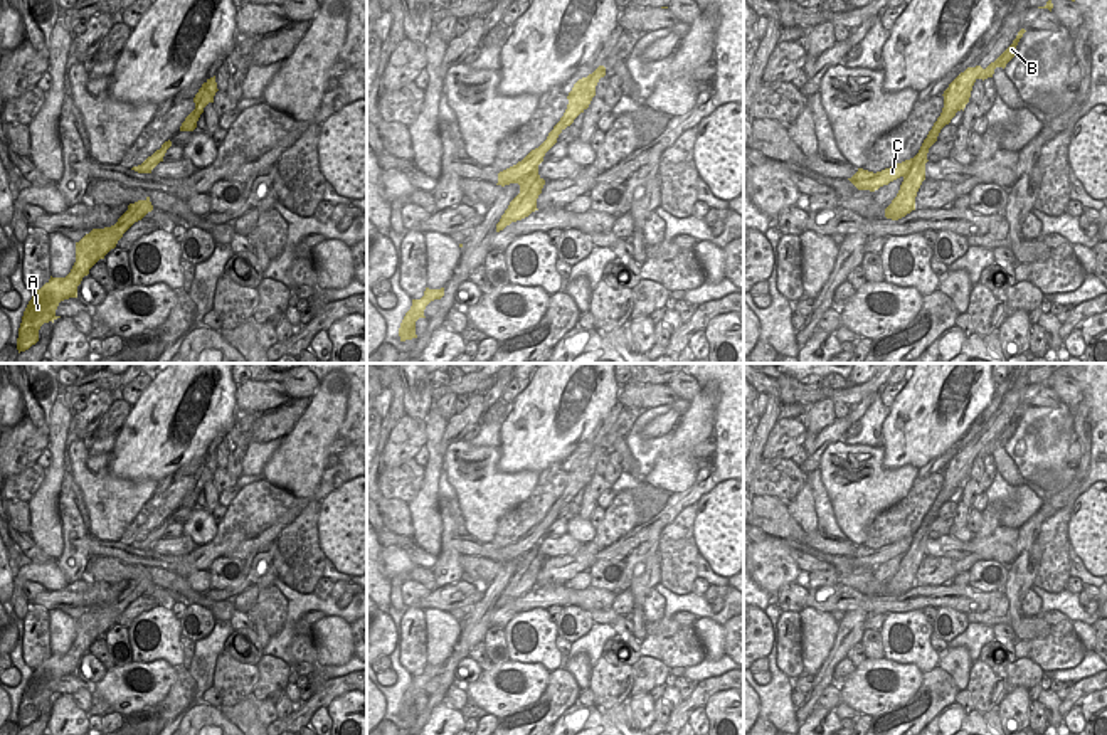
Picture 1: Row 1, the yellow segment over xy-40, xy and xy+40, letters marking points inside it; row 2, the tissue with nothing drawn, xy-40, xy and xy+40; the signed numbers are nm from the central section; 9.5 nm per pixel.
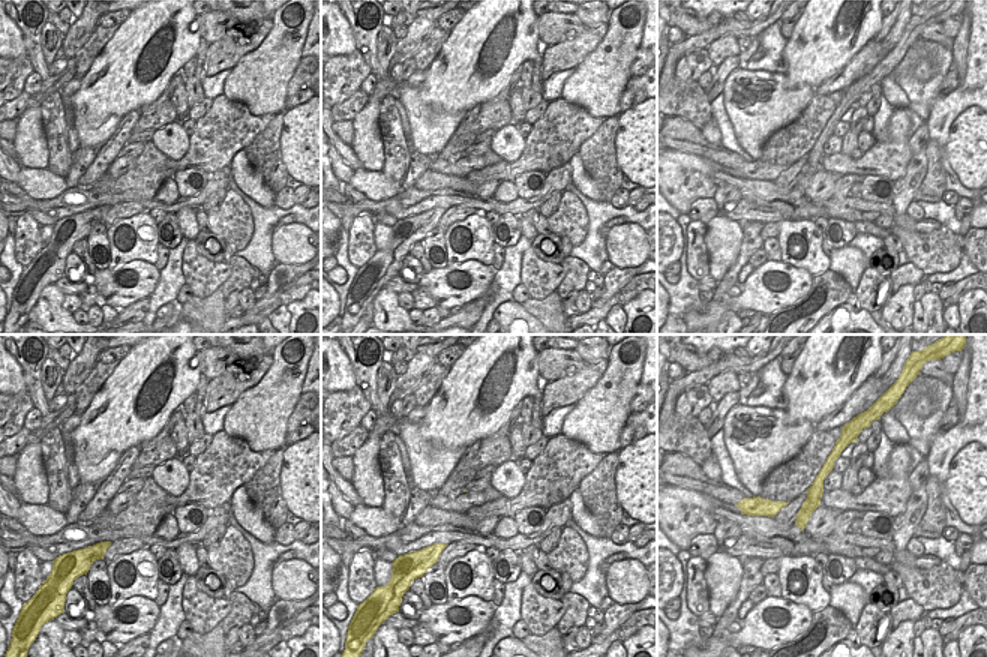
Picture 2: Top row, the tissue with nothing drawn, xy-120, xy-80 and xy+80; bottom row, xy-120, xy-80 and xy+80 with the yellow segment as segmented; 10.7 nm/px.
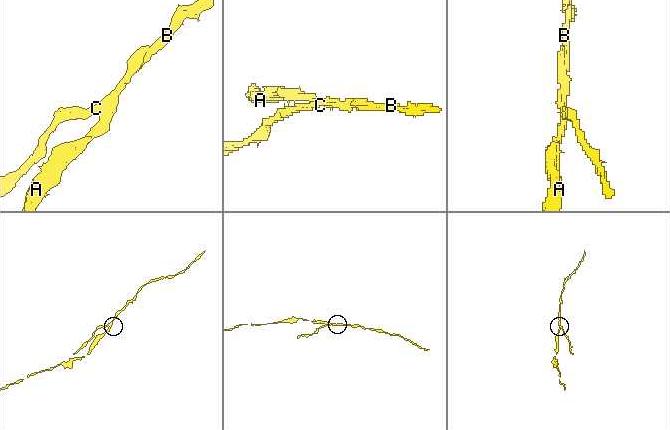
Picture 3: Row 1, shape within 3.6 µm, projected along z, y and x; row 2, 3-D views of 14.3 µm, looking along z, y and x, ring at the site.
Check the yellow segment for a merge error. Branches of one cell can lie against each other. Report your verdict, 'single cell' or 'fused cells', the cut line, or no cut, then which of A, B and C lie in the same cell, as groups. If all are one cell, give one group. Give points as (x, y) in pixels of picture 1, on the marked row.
fused cells; cut xy (537, 167), (513, 182); groups A B / C

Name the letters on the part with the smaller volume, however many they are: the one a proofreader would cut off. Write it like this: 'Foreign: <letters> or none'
Foreign: C

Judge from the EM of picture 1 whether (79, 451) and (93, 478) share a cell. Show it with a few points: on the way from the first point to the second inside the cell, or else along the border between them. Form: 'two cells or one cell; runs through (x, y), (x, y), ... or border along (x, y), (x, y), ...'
one cell; runs through (79, 458), (88, 471)

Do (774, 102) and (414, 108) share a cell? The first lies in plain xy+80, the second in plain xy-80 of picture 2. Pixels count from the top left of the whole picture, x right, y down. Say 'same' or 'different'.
same

